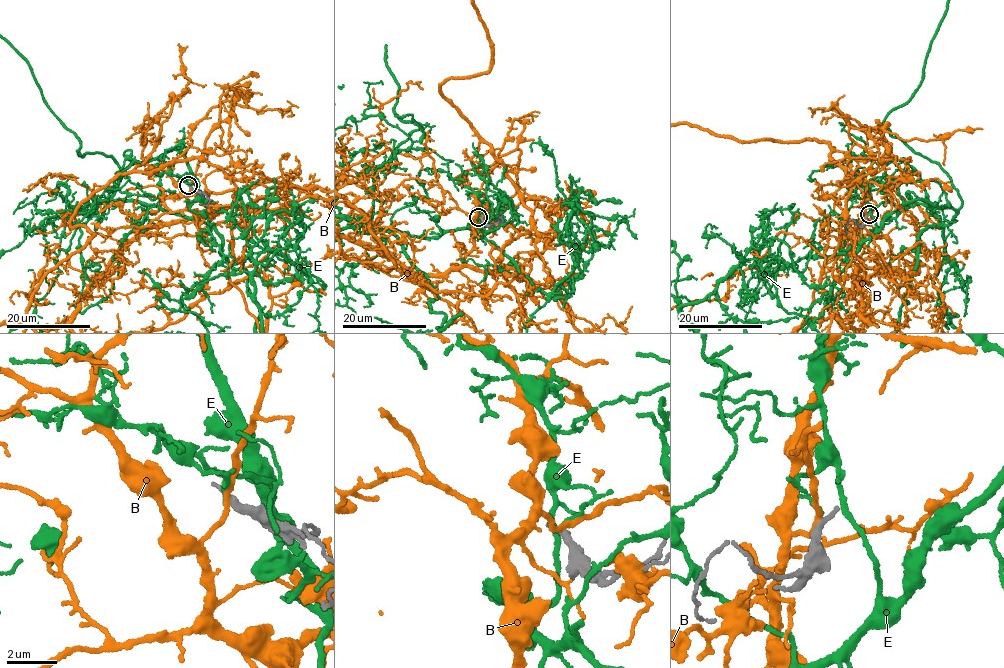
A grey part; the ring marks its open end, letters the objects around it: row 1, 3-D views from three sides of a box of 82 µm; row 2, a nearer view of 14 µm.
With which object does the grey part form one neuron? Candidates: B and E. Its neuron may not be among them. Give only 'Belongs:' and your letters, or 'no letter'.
Belongs: no letter

